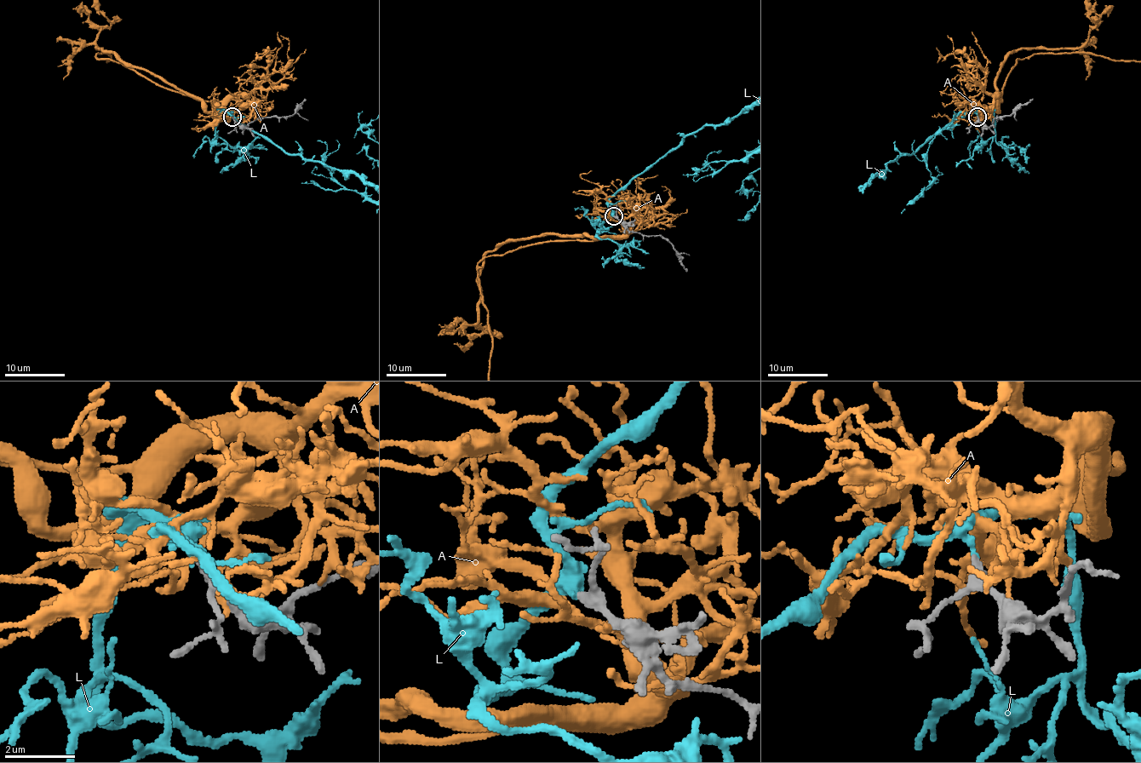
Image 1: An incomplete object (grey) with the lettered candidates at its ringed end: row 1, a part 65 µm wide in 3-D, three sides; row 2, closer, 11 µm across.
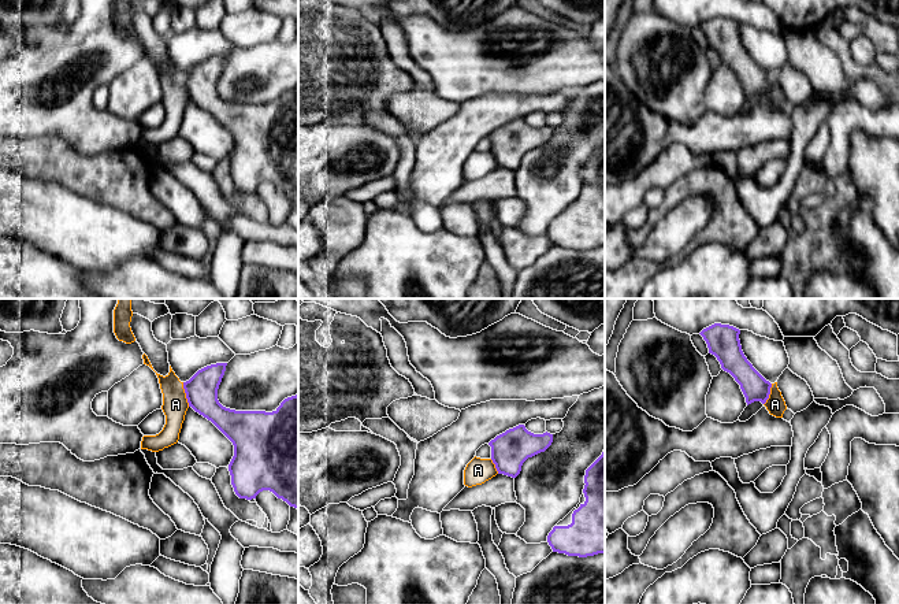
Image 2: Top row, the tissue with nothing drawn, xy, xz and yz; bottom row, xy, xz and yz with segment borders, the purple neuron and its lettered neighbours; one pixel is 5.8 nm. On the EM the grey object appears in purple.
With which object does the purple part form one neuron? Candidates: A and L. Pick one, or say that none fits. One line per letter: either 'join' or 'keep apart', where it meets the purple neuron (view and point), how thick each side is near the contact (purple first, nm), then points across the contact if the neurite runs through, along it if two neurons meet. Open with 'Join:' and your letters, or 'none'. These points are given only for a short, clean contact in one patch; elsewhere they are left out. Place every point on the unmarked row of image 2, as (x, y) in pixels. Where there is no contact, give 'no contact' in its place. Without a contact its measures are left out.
Join: L
A: keep apart; contact xy (186, 88); calibres 190 and 150 nm; border xy (182, 76), (189, 99)
L: join; no contact

